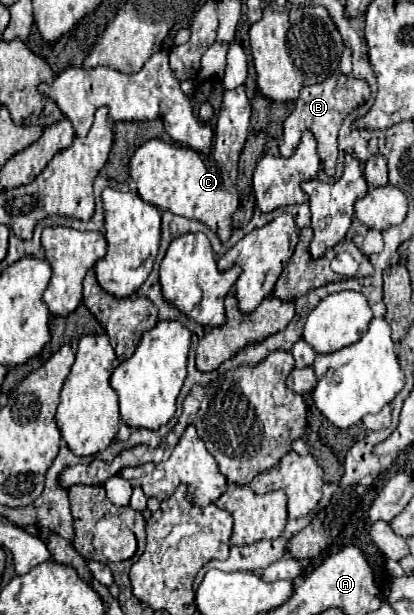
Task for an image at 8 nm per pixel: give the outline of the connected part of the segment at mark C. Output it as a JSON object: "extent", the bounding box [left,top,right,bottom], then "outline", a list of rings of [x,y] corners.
{"extent":[130,86,250,242],"outline":[[[244,86],[224,92],[220,108],[220,130],[214,130],[212,150],[208,156],[188,148],[172,146],[162,140],[152,140],[140,146],[130,158],[130,178],[136,182],[138,196],[156,206],[158,210],[168,210],[176,216],[192,218],[204,222],[220,242],[226,242],[232,232],[232,214],[238,208],[238,156],[250,132],[250,102],[246,98]]]}

